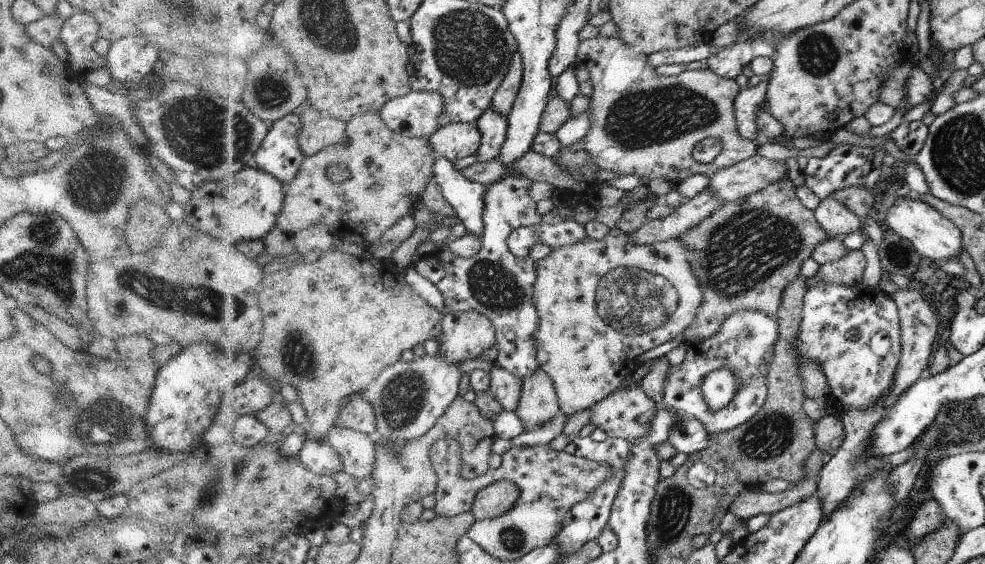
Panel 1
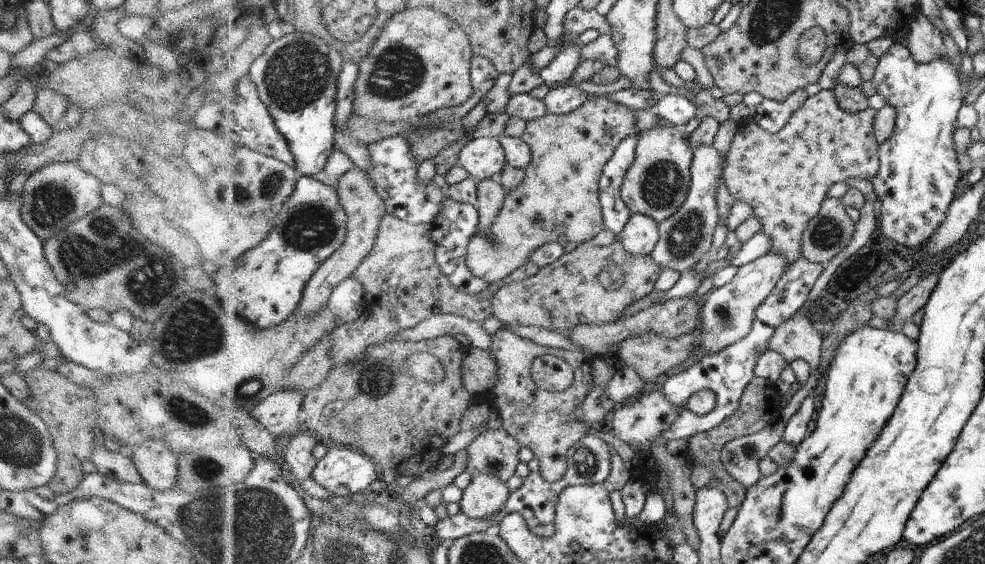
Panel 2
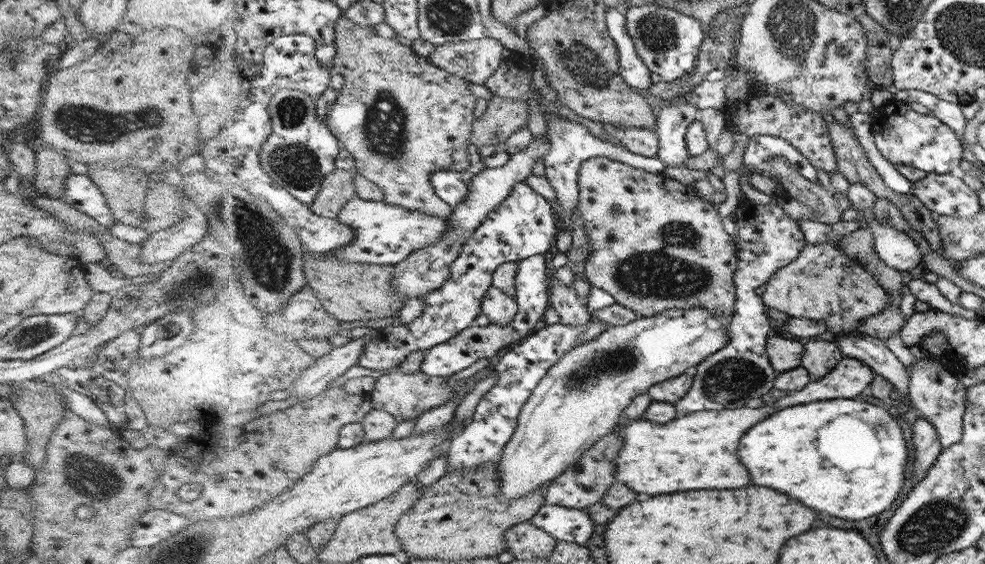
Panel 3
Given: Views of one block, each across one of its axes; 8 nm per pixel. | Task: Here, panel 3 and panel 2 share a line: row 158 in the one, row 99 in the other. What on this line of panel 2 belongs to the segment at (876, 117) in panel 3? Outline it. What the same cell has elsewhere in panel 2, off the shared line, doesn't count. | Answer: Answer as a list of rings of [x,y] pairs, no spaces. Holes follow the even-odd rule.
[[[897,42],[879,59],[872,78],[872,86],[876,94],[886,98],[886,104],[891,104],[896,110],[896,122],[892,136],[879,144],[879,173],[870,180],[874,185],[874,193],[880,202],[880,231],[885,239],[898,242],[908,248],[923,248],[928,238],[938,230],[938,226],[946,218],[946,210],[954,198],[956,182],[960,180],[958,160],[952,144],[952,132],[956,114],[962,106],[962,86],[956,74],[954,64],[944,62],[944,57],[932,62],[918,64],[911,56],[906,45]]]

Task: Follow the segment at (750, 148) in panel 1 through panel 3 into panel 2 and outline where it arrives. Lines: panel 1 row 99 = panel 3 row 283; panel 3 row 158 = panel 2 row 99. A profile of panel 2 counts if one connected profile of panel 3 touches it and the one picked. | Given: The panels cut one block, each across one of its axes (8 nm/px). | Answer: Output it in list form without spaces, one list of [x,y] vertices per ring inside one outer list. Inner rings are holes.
[[[604,94],[592,95],[584,106],[576,108],[573,112],[560,115],[547,114],[542,118],[528,121],[521,140],[524,140],[531,150],[530,164],[525,169],[523,182],[514,190],[507,191],[507,199],[500,208],[498,218],[492,224],[492,228],[488,228],[488,234],[492,232],[494,236],[488,238],[484,232],[480,232],[472,238],[469,259],[472,274],[490,284],[518,270],[529,261],[532,252],[546,242],[556,242],[560,245],[574,242],[580,245],[589,243],[593,239],[597,241],[604,229],[603,208],[599,200],[599,181],[602,179],[606,165],[615,155],[616,148],[623,143],[624,138],[638,135],[638,132],[634,109],[612,102]]]

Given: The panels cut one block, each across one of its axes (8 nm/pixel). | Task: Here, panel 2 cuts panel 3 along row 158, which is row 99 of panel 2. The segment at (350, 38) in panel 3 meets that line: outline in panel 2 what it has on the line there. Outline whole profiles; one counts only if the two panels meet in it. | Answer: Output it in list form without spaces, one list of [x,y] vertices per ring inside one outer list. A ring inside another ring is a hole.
[[[430,7],[407,9],[392,18],[380,34],[372,52],[360,62],[360,78],[350,85],[356,91],[355,113],[371,121],[417,121],[418,118],[434,114],[446,108],[458,108],[472,99],[472,60],[476,52],[472,50],[468,32],[456,21]]]

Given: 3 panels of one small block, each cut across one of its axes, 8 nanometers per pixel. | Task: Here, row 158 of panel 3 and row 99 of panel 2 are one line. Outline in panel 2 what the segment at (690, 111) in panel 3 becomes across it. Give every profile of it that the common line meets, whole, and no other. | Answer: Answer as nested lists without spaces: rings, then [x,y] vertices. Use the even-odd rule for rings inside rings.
[[[674,93],[661,96],[654,107],[654,113],[676,128],[682,128],[692,118],[698,117],[697,107],[688,98]]]

